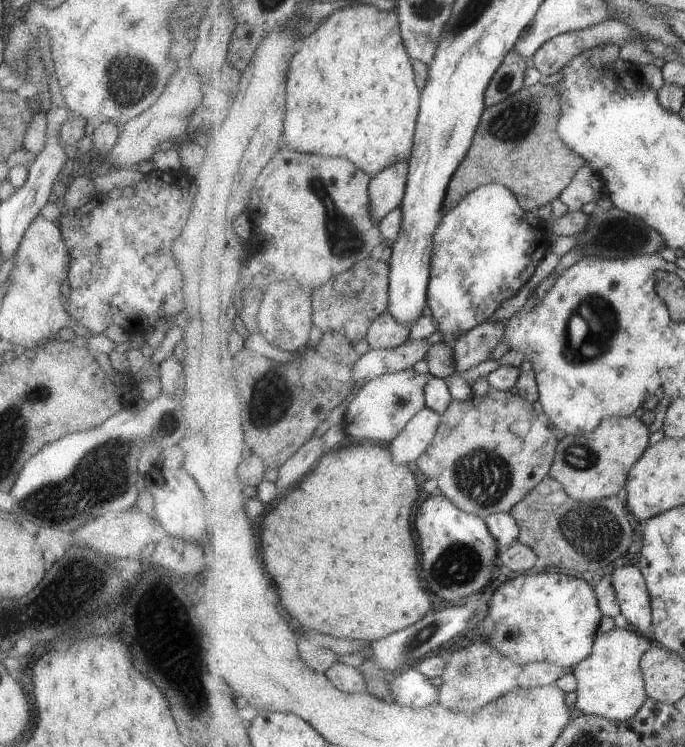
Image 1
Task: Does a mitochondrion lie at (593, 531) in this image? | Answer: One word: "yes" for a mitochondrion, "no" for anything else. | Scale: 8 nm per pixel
yes

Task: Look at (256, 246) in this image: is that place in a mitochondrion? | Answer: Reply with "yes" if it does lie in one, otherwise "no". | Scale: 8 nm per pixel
no

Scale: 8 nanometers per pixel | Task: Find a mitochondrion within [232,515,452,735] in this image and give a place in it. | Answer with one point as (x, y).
(415, 641)

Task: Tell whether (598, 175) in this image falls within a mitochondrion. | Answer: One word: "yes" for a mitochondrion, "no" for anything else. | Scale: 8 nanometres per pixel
no

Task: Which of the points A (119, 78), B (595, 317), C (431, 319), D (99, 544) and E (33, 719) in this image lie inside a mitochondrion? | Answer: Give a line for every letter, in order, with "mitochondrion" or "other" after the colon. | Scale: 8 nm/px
A: mitochondrion
B: mitochondrion
C: other
D: other
E: other

